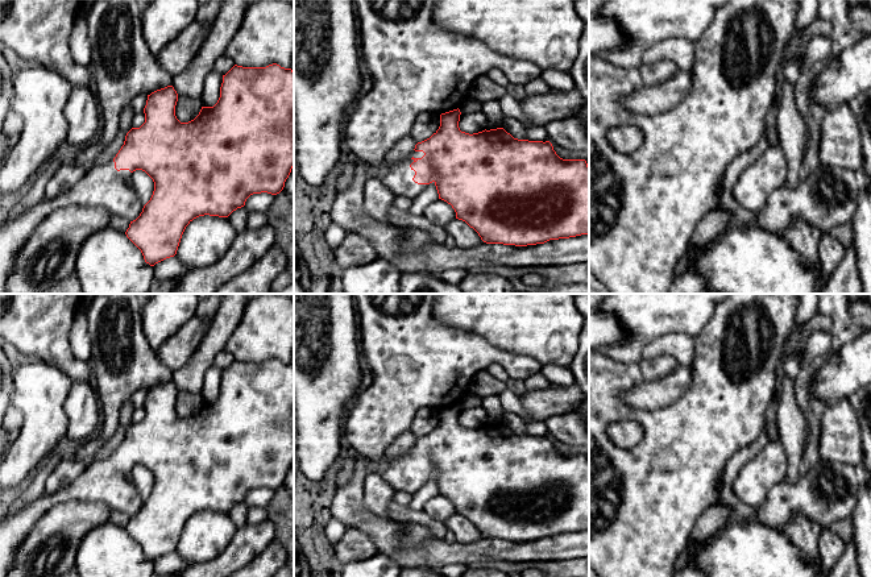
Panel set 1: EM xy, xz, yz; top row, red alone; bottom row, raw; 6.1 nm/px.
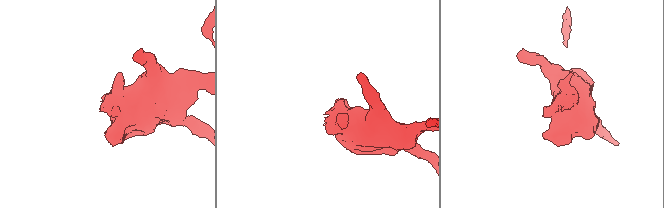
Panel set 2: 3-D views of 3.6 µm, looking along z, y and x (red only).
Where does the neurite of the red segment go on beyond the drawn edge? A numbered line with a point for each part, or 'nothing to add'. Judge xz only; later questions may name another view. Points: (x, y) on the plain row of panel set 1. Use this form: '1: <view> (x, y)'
1: xz (397, 472)

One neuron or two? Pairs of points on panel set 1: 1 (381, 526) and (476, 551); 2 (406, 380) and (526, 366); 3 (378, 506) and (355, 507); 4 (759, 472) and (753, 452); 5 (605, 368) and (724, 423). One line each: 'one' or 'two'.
1: one
2: one
3: two
4: two
5: one

